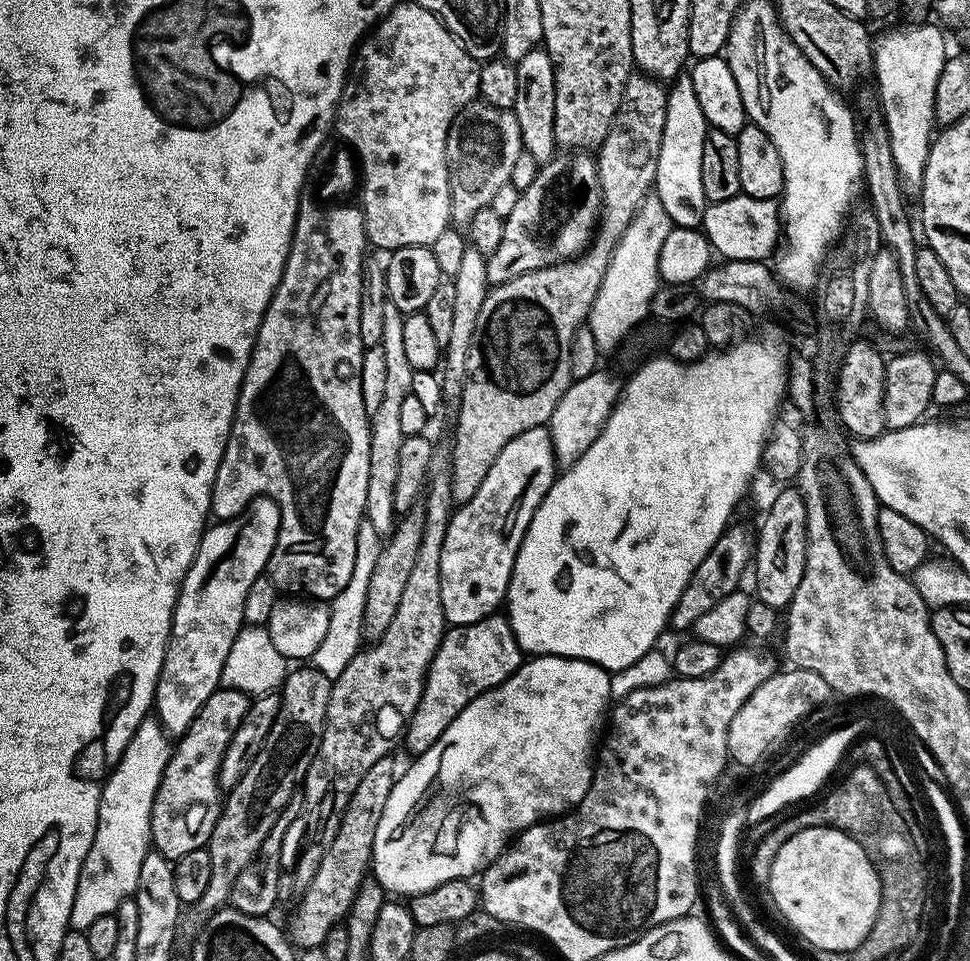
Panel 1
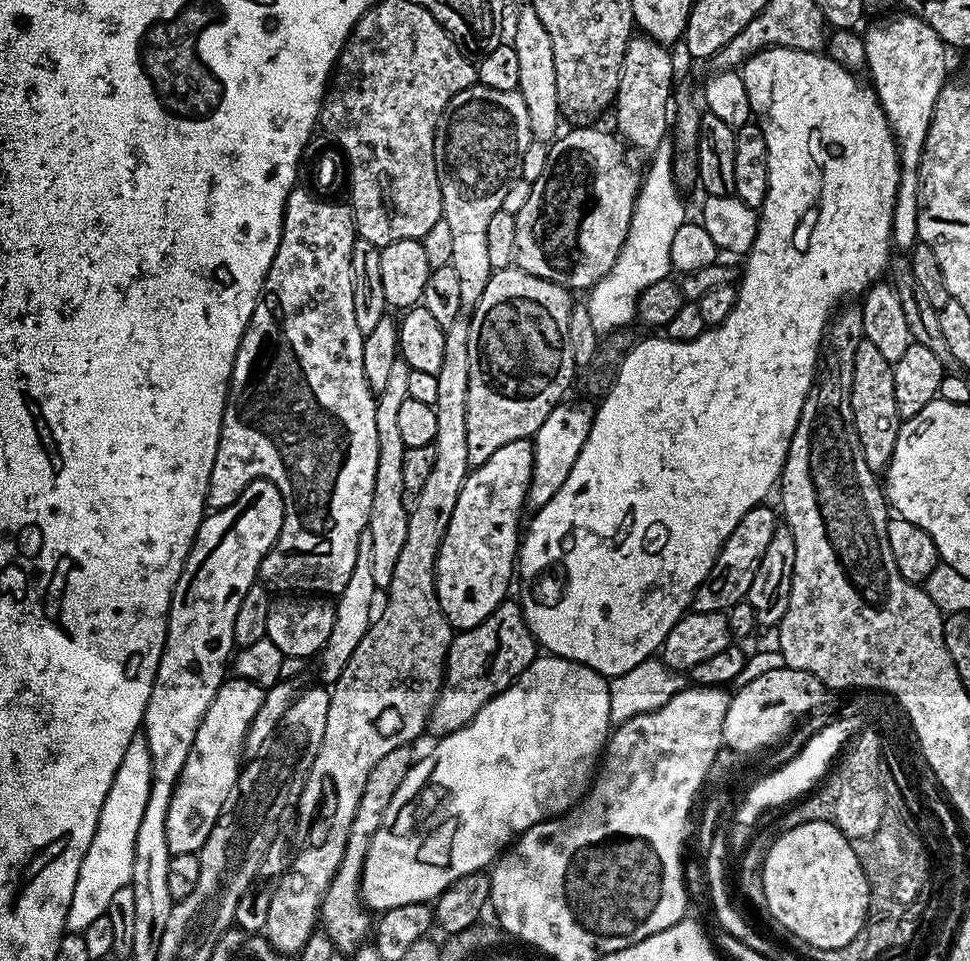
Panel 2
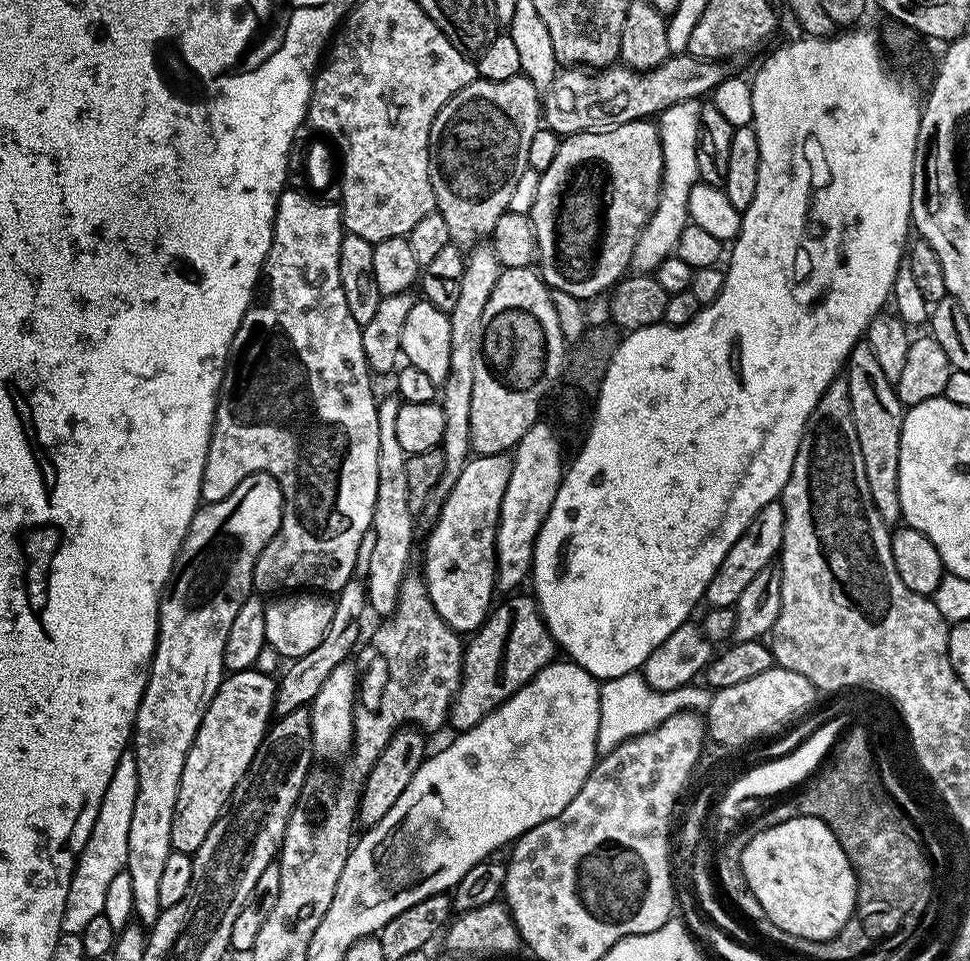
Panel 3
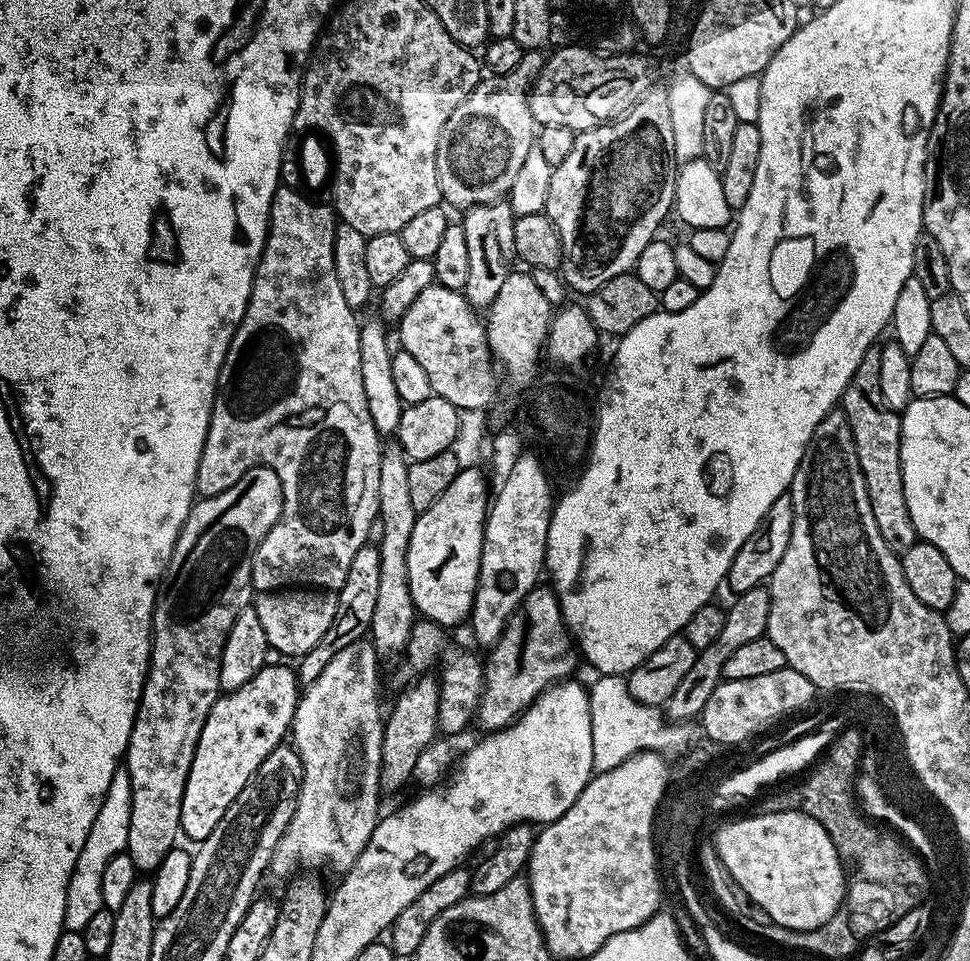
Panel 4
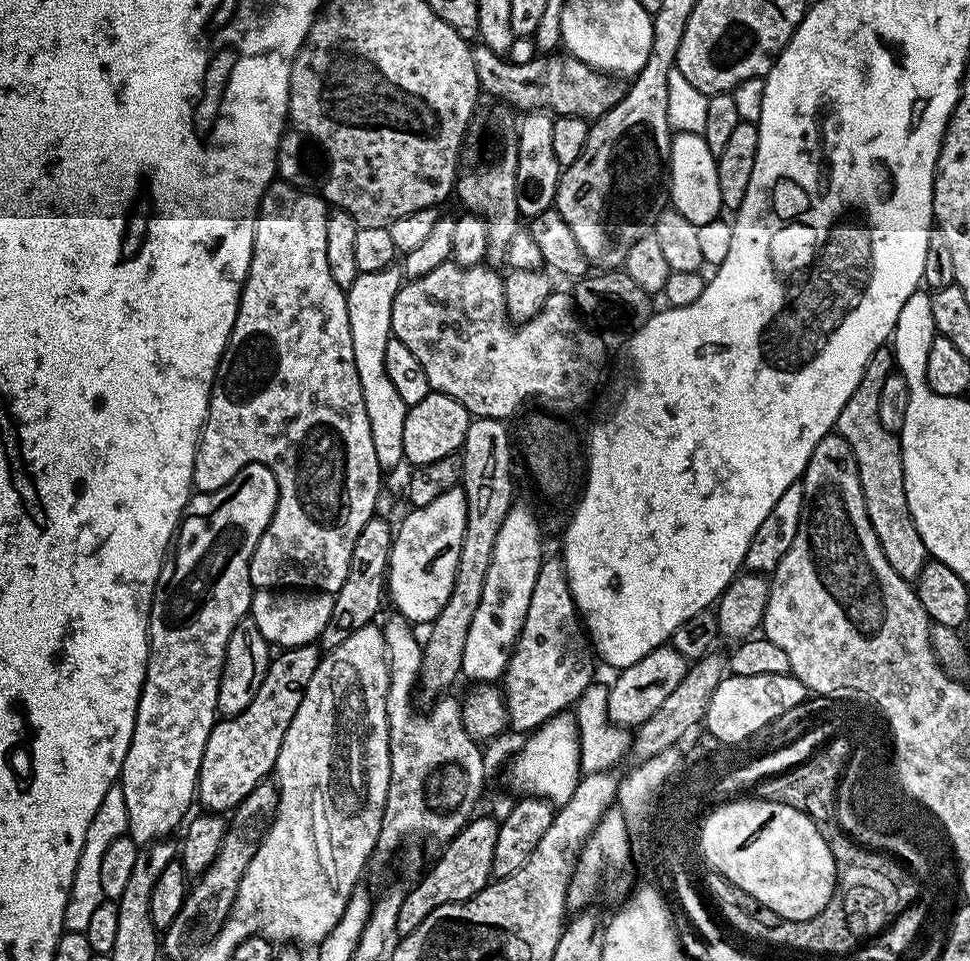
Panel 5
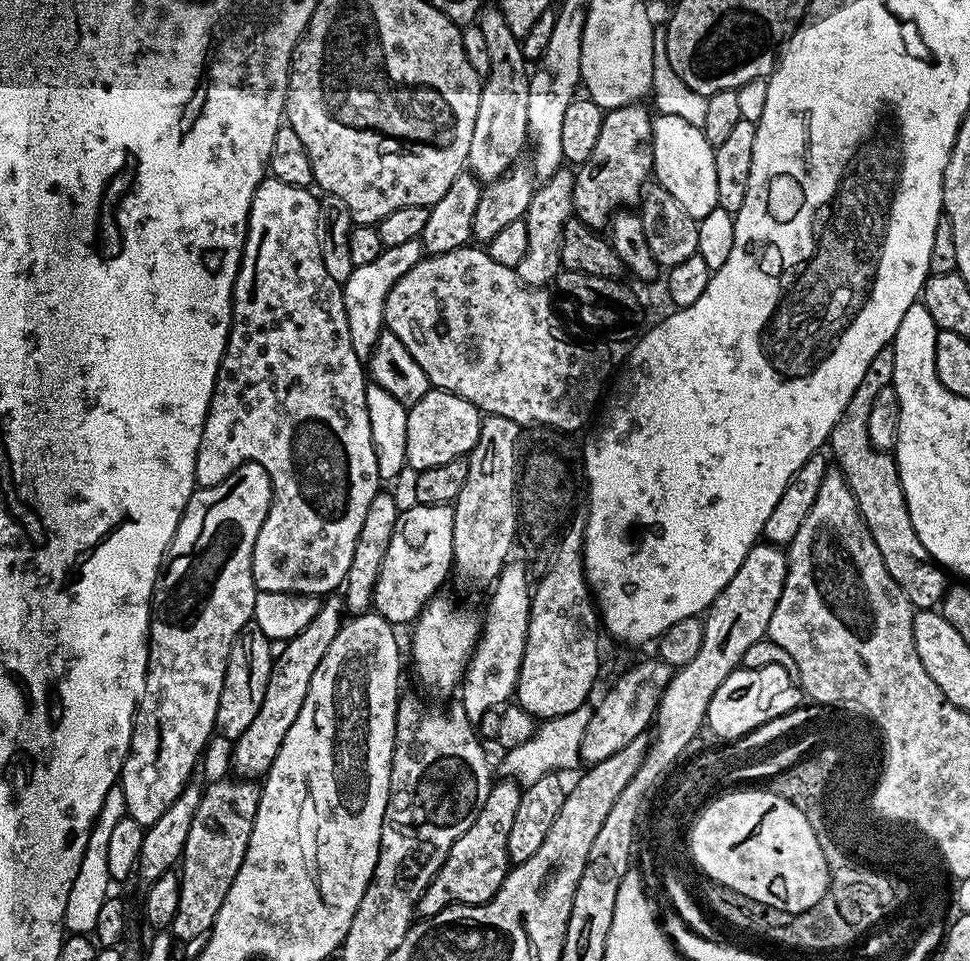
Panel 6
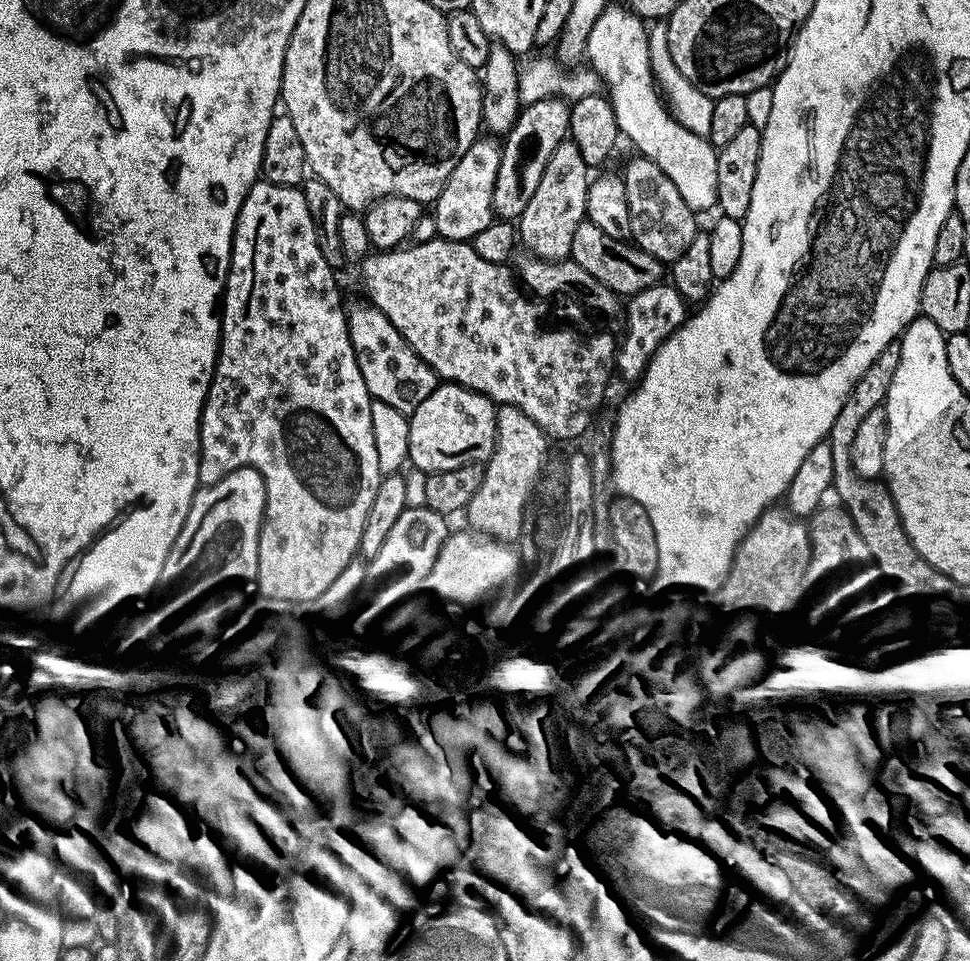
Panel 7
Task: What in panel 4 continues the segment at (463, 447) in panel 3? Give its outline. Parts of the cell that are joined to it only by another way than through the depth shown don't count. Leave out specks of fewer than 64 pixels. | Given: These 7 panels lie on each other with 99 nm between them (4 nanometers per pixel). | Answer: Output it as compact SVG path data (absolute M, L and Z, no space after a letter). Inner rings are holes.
M507 202L498 204L477 204L463 213L462 223L466 234L466 250L470 257L470 271L466 274L466 286L463 294L469 304L477 310L487 310L492 307L494 298L498 298L498 290L502 290L502 282L514 271L514 261L517 259L514 246L514 226L516 217Z

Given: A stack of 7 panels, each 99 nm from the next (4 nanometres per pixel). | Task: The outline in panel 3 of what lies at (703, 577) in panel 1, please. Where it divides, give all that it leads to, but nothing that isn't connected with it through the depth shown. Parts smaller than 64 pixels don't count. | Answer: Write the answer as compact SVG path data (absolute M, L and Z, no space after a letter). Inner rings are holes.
M772 500L750 522L747 530L740 535L738 542L730 546L726 558L722 558L722 566L710 578L710 586L706 586L704 600L714 608L730 608L742 598L742 590L758 574L758 570L769 567L779 557L780 548L784 544L784 505L780 500Z

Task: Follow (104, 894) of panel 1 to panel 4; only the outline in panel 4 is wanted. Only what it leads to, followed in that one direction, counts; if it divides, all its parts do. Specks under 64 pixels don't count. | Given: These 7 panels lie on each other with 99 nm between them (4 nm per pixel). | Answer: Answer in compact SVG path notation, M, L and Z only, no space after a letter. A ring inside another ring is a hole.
M127 767L117 768L114 778L110 778L110 790L106 790L106 798L102 806L98 806L98 818L94 818L94 826L90 826L90 834L84 843L85 855L78 858L74 870L70 874L70 886L66 890L66 914L64 927L70 932L83 932L86 922L98 914L105 906L102 898L102 874L109 857L123 853L128 847L130 834L130 810L132 809L132 787ZM91 852L105 852L103 856L91 856Z

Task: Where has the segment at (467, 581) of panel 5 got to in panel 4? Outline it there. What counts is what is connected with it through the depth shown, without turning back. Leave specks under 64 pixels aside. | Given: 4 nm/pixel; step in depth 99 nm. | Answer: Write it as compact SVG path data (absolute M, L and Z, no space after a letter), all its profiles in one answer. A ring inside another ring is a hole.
M424 674L416 680L392 704L392 713L387 713L382 738L382 762L380 763L380 787L385 793L396 792L412 780L412 771L418 764L418 758L437 739L440 723L438 722L438 702L440 685L437 677Z

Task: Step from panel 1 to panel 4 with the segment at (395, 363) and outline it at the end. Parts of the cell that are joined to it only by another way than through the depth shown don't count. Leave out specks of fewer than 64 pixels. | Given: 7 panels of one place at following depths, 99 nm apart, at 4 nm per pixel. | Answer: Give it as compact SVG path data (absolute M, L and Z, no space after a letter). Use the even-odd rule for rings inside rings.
M385 443L380 454L380 469L378 470L378 528L381 528L378 547L382 558L382 578L378 582L378 602L374 605L374 618L370 629L370 642L376 647L377 657L399 657L407 649L408 639L412 636L412 625L418 619L418 613L410 598L410 582L406 574L406 550L410 550L410 534L414 534L414 522L417 513L410 502L408 475L406 470L410 463L399 443Z

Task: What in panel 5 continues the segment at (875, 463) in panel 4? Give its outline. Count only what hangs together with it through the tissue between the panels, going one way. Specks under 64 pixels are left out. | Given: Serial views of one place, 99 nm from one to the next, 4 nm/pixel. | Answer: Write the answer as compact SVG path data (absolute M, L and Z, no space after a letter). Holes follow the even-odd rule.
M888 346L874 350L870 362L866 362L862 382L854 386L854 394L850 394L846 406L842 406L842 414L838 414L835 431L846 438L854 454L854 462L858 466L858 482L862 486L862 498L866 502L866 514L870 518L870 526L874 526L874 534L878 534L886 562L890 562L894 574L898 574L903 580L915 582L930 557L926 542L922 542L918 526L914 526L910 506L906 502L906 478L900 437L897 433L886 430L886 426L882 426L882 421L878 418L882 382L886 382L888 375L894 371L891 350L893 351Z

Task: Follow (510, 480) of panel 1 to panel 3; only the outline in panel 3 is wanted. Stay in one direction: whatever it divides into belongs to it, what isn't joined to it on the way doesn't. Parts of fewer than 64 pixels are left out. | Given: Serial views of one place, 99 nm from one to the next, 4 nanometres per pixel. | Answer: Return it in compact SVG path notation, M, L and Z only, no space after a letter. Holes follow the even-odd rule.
M495 452L489 456L473 455L465 464L462 474L458 474L458 482L444 499L444 505L436 523L431 525L428 541L424 544L424 568L422 575L430 602L434 602L434 610L451 626L455 632L471 634L488 619L493 607L492 595L497 595L496 587L496 527L500 525L500 507L502 494L506 494L506 486L510 482L512 469L511 455Z

